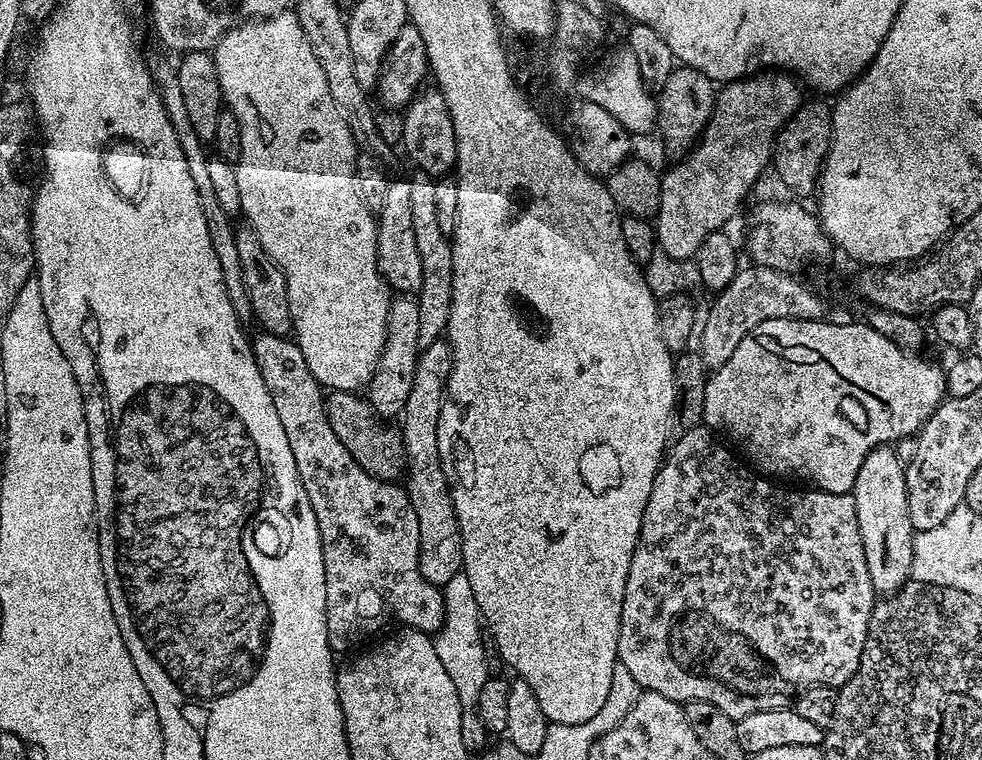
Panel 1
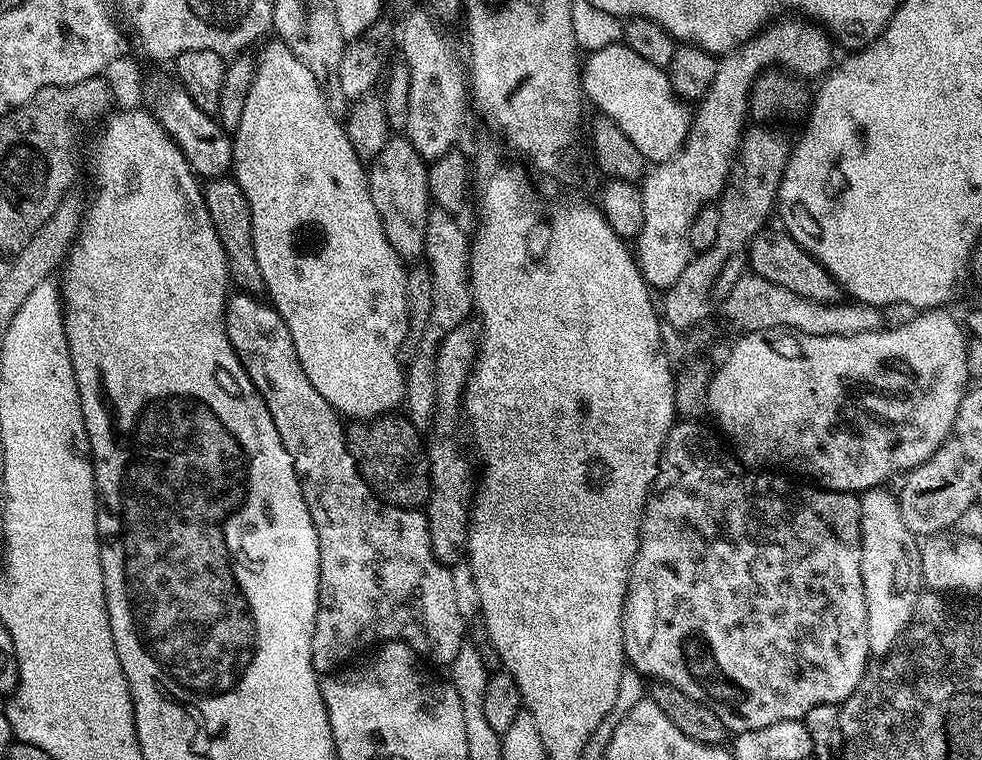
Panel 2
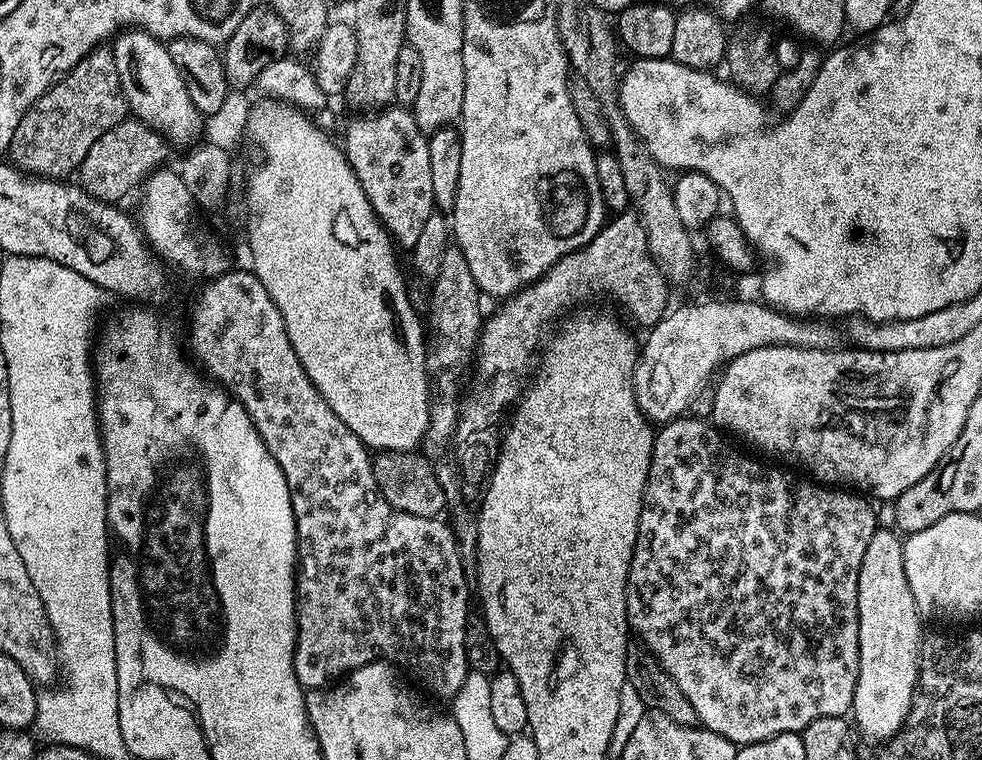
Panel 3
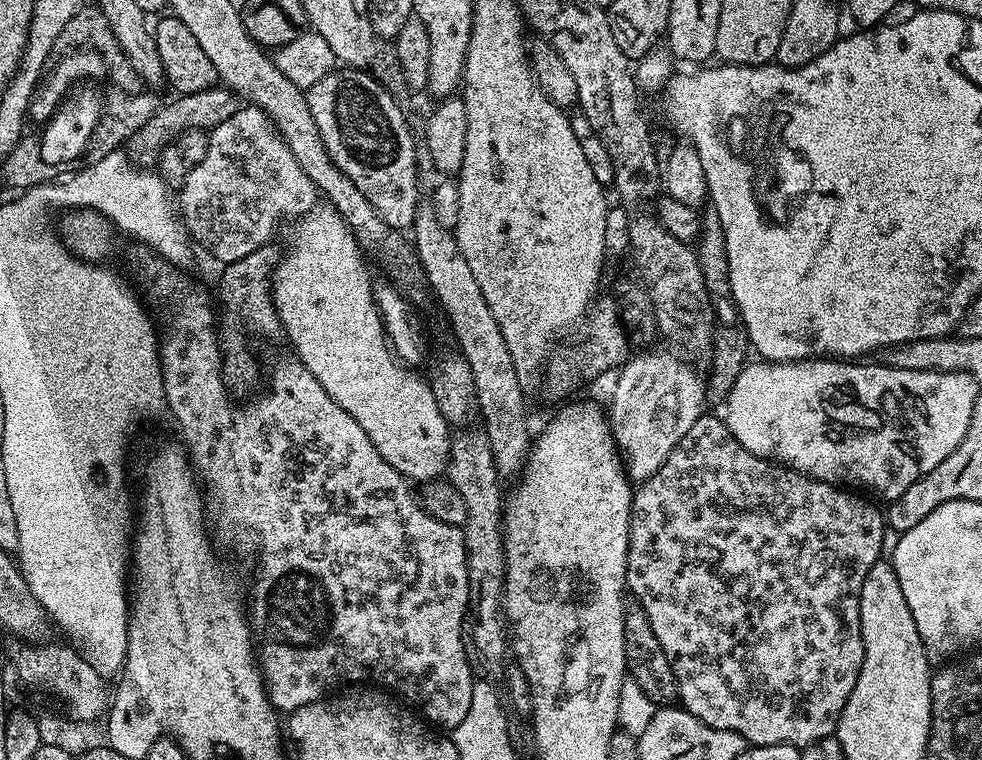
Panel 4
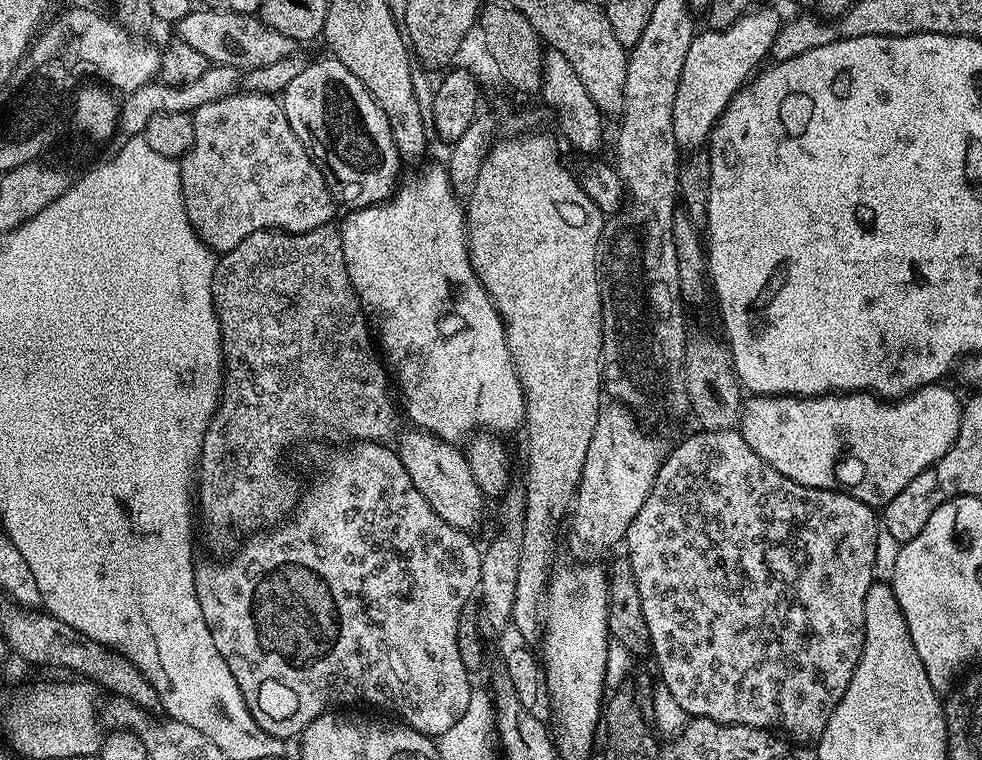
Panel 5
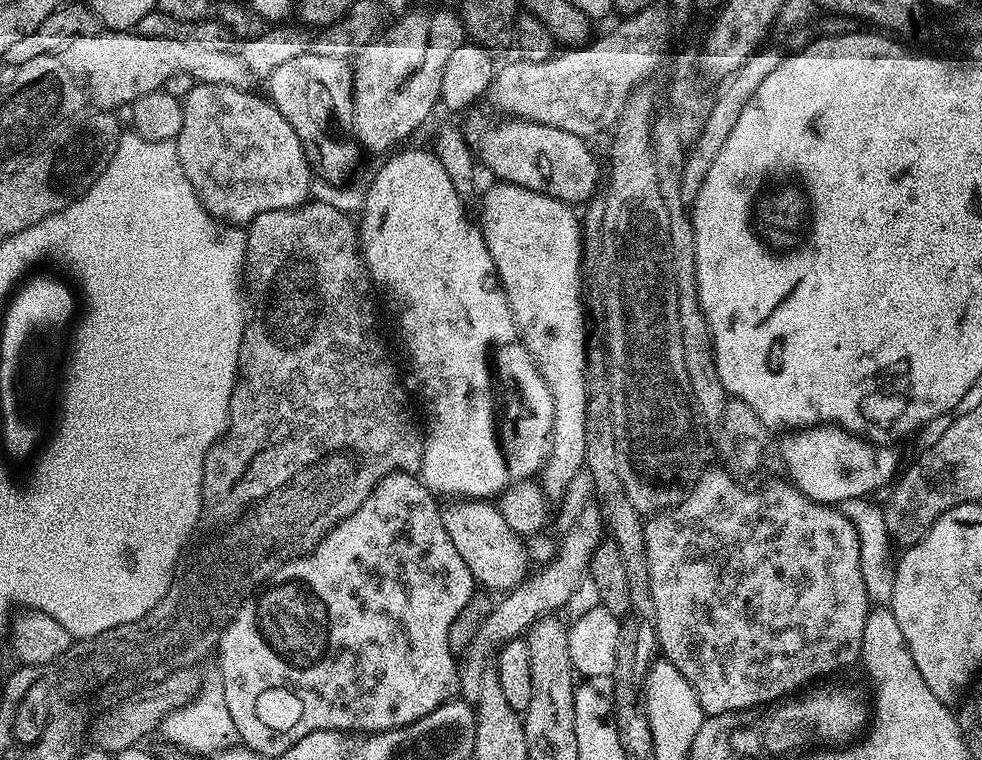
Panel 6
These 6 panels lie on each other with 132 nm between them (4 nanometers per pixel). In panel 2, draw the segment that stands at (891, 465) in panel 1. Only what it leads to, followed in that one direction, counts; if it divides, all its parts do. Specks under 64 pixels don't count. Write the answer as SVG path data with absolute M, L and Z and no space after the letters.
M874 487L860 496L860 549L862 550L862 586L866 594L866 634L868 650L873 657L884 658L896 647L912 622L916 597L922 591L920 574L921 541L906 526L902 518L900 501L887 492L887 487Z

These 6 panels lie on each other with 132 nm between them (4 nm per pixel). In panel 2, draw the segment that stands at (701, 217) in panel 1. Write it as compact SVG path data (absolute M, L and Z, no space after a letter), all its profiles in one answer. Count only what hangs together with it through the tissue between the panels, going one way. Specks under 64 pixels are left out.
M777 18L767 28L751 36L745 44L727 53L717 63L714 82L710 82L710 90L704 99L699 101L697 108L700 109L695 109L692 127L688 129L688 137L684 140L680 151L673 154L670 159L661 160L655 166L649 167L642 180L640 193L644 203L644 221L642 230L634 241L634 255L636 265L644 275L649 289L667 290L670 286L674 286L674 282L678 282L679 276L682 275L682 270L686 270L686 266L692 261L694 249L690 242L690 226L705 206L719 201L720 195L724 193L724 187L728 185L728 175L732 173L734 157L740 151L740 141L744 139L746 125L749 123L747 120L750 120L750 101L754 82L763 73L777 66L800 78L823 77L834 64L832 48L834 49L833 37L821 25L807 18Z

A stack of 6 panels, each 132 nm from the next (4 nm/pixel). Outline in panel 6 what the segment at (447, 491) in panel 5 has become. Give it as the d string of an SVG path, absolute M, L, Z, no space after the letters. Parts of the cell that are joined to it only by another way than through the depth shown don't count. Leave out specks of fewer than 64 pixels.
M457 499L449 508L443 509L442 515L446 534L450 534L450 542L454 542L458 554L462 554L462 562L470 570L473 581L484 588L504 588L500 590L511 590L529 575L528 572L528 552L524 549L525 541L514 530L510 530L510 525L506 523L506 518L502 518L499 507L495 503L486 500L466 500Z

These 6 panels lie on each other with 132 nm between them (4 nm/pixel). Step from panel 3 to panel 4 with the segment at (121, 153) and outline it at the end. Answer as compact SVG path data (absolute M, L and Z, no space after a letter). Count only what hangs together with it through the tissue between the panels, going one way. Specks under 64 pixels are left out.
M217 86L198 90L198 94L189 96L180 94L169 102L161 103L156 112L156 116L150 118L148 122L137 133L135 133L126 143L126 151L135 163L141 166L152 166L159 161L160 151L170 142L174 142L182 133L189 132L195 128L210 130L214 126L222 126L226 118L230 118L242 107L241 97L237 96L230 88Z

